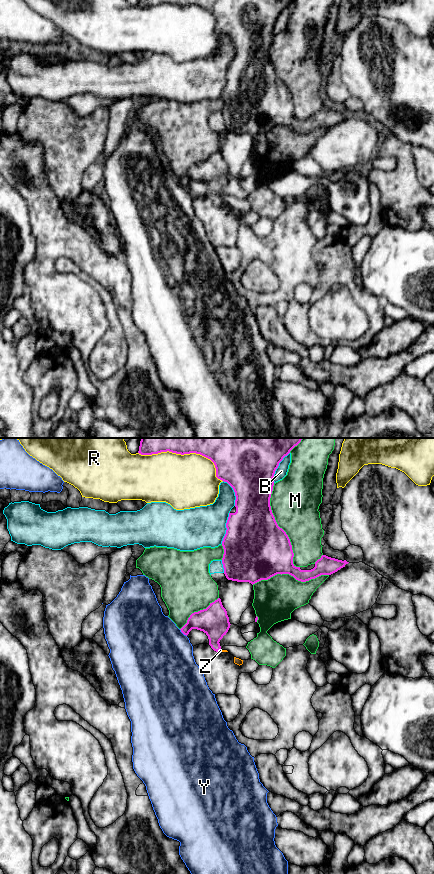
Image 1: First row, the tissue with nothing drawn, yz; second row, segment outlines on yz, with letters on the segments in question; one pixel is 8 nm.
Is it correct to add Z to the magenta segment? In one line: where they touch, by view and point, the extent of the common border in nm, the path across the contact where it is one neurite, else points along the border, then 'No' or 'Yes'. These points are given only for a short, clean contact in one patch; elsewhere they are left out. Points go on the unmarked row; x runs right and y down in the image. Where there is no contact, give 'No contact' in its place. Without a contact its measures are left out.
Touches magenta at yz (219, 201). Shared border 30 nm. Path across: yz (214, 173), (214, 196), (219, 201), (220, 202). Yes

